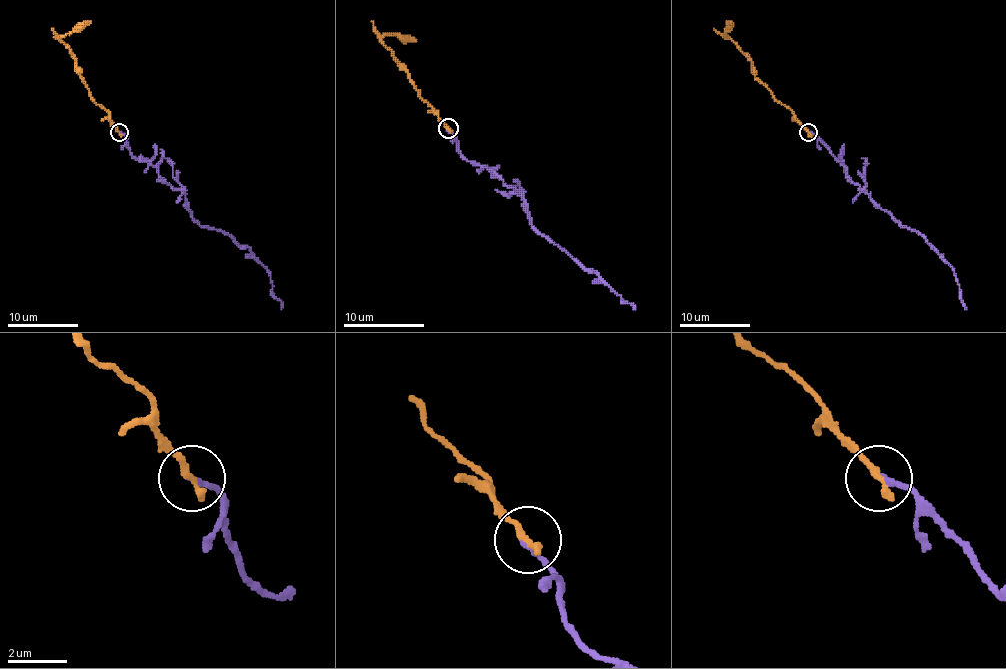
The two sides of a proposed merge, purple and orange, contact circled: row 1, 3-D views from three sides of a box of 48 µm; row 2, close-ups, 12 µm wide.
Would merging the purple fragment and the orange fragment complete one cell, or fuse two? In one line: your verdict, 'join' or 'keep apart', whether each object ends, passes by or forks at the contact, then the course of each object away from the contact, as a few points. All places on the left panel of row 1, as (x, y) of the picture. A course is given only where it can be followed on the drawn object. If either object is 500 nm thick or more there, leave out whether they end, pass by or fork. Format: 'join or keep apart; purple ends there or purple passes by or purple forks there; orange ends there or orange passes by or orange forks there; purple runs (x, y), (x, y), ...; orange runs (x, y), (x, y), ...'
join; purple ends there; orange ends there; purple runs (119, 131), (137, 160), (183, 192), (201, 225), (224, 231), (251, 250), (267, 268), (281, 309); orange runs (119, 131), (110, 115), (91, 97), (80, 76), (76, 58), (60, 39), (78, 32), (91, 21)

